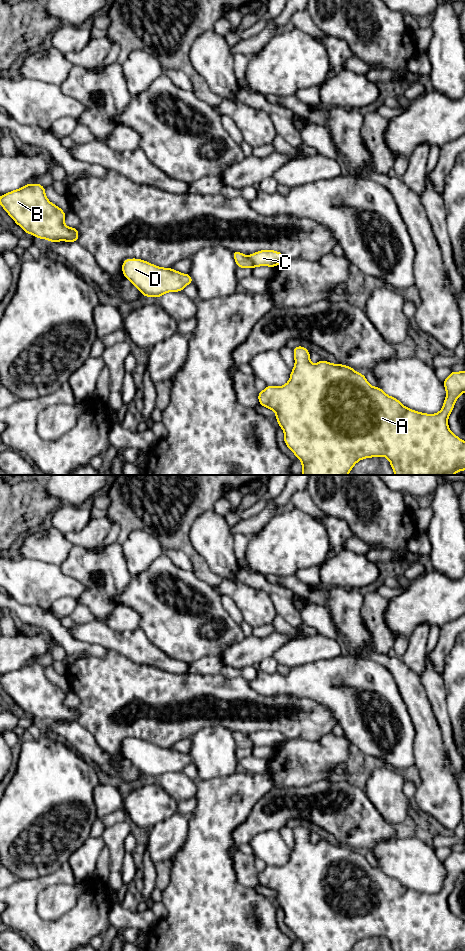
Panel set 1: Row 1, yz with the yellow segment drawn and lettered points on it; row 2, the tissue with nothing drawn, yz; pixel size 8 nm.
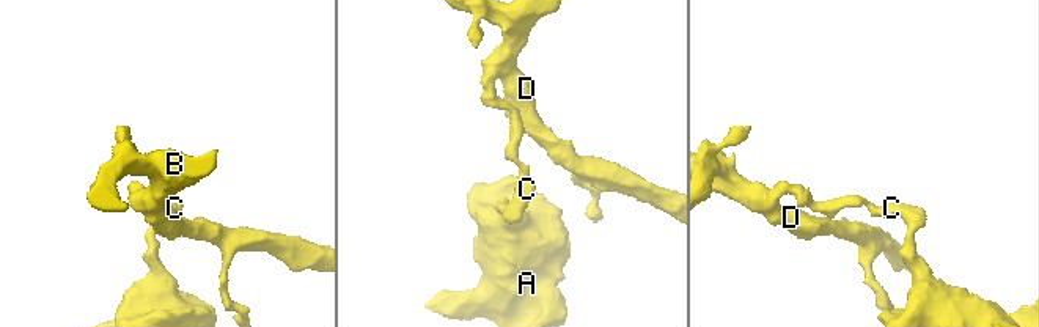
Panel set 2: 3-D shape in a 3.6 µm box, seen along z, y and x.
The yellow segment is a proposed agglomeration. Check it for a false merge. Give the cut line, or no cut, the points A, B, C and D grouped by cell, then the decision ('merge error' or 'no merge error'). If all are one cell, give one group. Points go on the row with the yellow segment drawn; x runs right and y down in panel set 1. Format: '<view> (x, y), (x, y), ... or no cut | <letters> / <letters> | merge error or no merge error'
yz (248, 257), (254, 266) | A C / B D | merge error

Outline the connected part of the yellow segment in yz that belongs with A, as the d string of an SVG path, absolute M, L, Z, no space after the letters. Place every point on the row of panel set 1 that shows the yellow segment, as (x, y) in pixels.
M298 346L293 349L295 365L291 370L289 381L280 387L266 386L266 388L258 393L259 403L266 408L271 409L276 414L278 426L284 431L284 442L287 447L302 462L303 475L348 475L354 465L364 459L371 457L386 457L393 469L395 475L454 475L459 471L465 470L465 441L453 434L448 426L448 417L454 408L456 400L465 392L465 370L461 372L452 371L451 374L443 381L446 389L446 398L443 408L436 414L421 413L405 407L399 400L384 393L377 387L371 386L364 374L356 372L353 368L342 365L332 364L328 361L320 360L316 364L310 361L310 353L304 346Z

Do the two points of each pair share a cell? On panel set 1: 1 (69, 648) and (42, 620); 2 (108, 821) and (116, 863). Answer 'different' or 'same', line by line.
1: same
2: different

